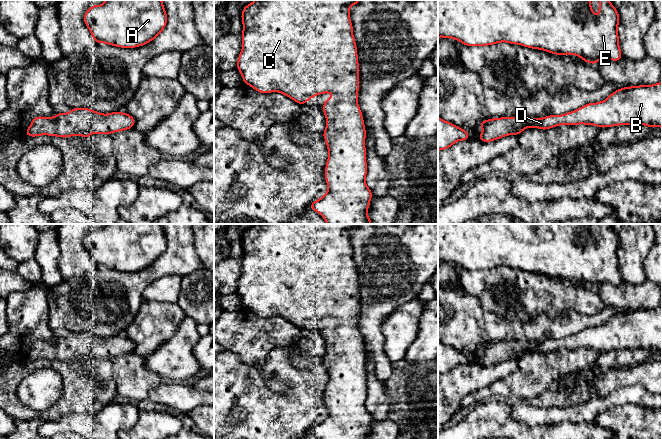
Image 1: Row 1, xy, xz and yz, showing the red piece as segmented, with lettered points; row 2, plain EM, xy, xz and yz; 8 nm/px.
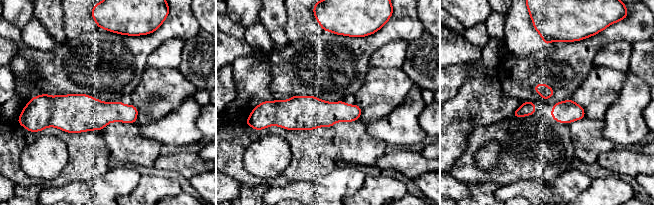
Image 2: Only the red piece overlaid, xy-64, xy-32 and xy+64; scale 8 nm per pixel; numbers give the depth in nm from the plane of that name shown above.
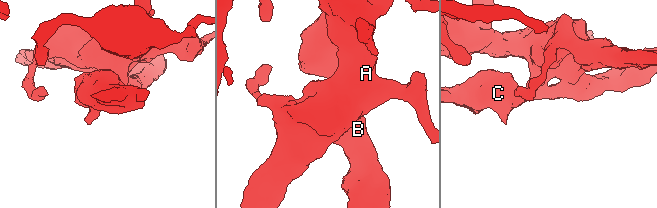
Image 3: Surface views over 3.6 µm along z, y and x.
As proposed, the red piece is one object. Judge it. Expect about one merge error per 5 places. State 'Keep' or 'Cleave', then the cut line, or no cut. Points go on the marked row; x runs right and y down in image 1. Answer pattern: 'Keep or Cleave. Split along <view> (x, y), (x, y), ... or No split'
Keep. No split

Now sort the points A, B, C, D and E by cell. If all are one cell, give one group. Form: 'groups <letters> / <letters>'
groups A B C D E

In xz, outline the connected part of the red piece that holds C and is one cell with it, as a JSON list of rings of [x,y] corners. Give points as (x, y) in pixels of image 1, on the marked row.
[[[254,0],[251,4],[244,6],[241,18],[243,23],[242,51],[238,56],[237,69],[242,75],[243,82],[254,88],[259,93],[279,92],[296,101],[298,104],[306,104],[308,100],[322,93],[333,93],[332,98],[324,101],[322,107],[326,116],[326,129],[323,138],[326,141],[329,157],[325,167],[325,180],[328,191],[318,200],[310,204],[310,208],[318,212],[327,224],[372,224],[367,212],[372,198],[372,192],[366,185],[365,177],[367,174],[365,138],[366,130],[362,112],[358,105],[359,89],[359,63],[357,56],[356,41],[353,36],[353,27],[350,20],[350,6],[359,3],[361,0]]]

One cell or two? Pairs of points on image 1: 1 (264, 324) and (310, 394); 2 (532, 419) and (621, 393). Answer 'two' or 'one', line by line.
1: two
2: one

